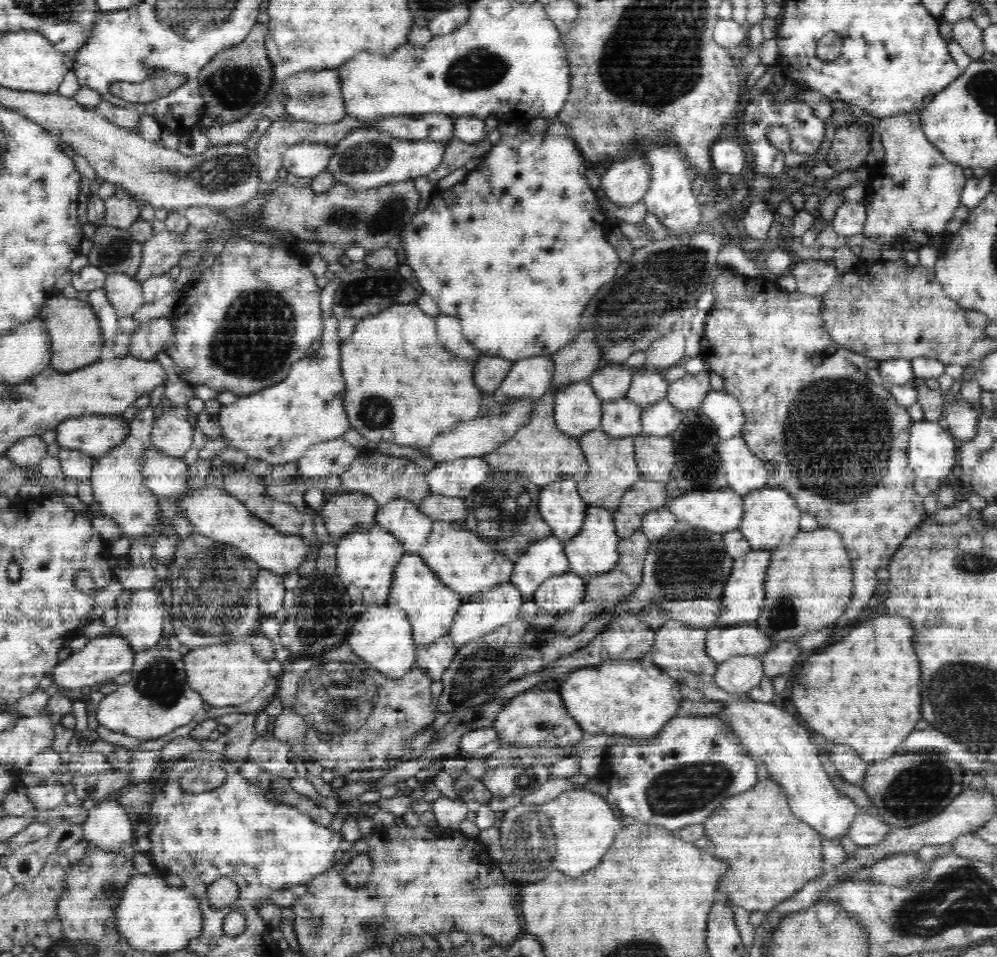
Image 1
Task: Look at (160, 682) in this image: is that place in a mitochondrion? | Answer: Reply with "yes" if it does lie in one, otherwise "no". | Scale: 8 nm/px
yes

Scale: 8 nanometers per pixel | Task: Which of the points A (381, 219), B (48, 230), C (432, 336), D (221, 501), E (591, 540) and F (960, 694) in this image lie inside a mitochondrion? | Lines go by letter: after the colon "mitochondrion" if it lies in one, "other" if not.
A: mitochondrion
B: other
C: other
D: other
E: other
F: mitochondrion

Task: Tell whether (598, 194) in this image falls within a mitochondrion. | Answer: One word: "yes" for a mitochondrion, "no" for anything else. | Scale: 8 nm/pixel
no

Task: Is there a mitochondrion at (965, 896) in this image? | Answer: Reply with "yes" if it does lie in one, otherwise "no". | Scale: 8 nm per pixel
yes

